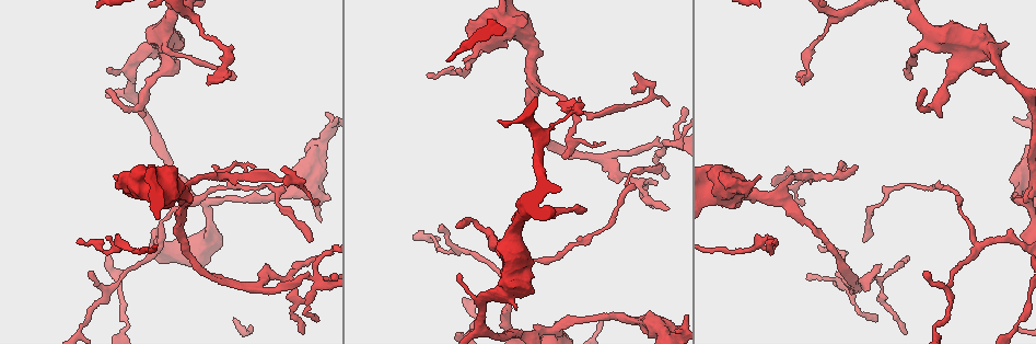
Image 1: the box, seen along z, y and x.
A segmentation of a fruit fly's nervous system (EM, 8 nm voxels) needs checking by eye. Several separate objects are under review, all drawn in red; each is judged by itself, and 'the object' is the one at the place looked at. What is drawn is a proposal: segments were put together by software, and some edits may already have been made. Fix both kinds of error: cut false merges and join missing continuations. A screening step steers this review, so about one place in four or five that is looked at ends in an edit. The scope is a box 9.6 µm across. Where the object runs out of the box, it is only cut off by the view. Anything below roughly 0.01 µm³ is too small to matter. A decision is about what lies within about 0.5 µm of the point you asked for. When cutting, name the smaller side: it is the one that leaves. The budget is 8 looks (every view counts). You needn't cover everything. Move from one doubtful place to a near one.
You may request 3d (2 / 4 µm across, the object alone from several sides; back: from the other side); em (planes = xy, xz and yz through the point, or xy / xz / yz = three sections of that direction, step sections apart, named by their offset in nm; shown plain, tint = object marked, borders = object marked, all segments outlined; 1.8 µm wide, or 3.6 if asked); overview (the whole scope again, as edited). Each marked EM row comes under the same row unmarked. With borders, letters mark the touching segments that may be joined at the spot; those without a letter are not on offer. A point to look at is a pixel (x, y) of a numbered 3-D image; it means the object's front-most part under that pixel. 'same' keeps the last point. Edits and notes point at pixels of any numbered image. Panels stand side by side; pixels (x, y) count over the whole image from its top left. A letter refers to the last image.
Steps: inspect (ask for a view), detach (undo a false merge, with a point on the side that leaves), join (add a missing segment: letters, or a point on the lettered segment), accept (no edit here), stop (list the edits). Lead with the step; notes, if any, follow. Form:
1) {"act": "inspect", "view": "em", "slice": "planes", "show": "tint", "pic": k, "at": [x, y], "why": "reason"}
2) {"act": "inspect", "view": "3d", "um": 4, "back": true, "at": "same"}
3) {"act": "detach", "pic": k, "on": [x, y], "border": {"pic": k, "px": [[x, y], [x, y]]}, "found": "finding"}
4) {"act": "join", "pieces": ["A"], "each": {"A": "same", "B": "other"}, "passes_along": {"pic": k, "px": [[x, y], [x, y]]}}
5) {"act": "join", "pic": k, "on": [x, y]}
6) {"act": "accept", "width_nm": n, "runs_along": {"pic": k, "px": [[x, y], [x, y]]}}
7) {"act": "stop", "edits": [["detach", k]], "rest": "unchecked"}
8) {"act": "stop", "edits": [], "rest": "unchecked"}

{"act": "inspect", "view": "em", "slice": "planes", "show": "borders", "pic": 1, "at": [771, 251], "why": "sharp bend"}

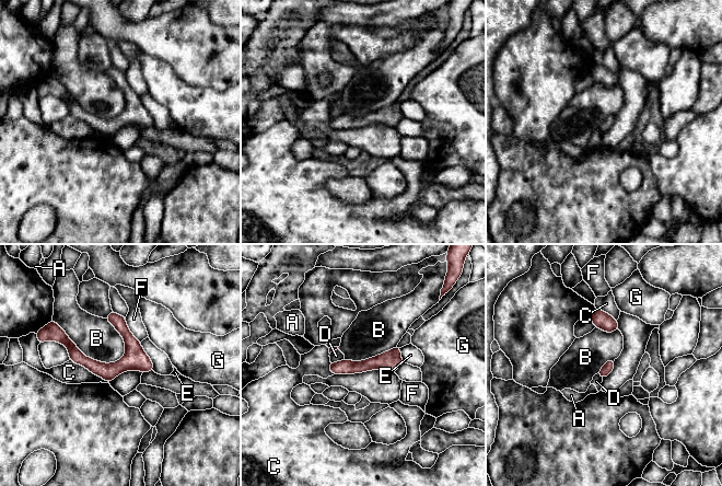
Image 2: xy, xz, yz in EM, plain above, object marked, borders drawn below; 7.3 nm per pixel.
{"act": "accept", "each": {"A": "other", "B": "other", "C": "other", "D": "other", "E": "other", "F": "other", "G": "other"}, "border": {"pic": 2, "px": [[56, 323], [85, 356], [126, 351]]}, "found": "one cell here"}

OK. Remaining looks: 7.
{"act": "inspect", "view": "3d", "um": 4, "pic": 1, "at": [812, 177], "why": "a fork"}

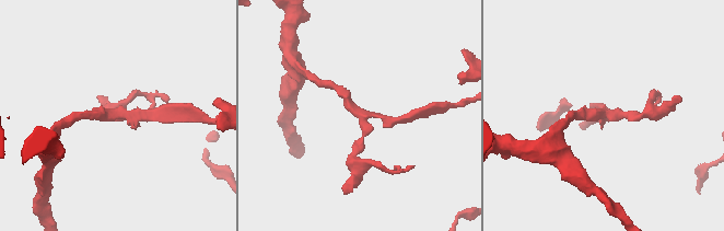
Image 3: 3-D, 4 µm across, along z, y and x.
{"act": "inspect", "view": "em", "slice": "planes", "show": "borders", "pic": 3, "at": [119, 113], "arms": 3}

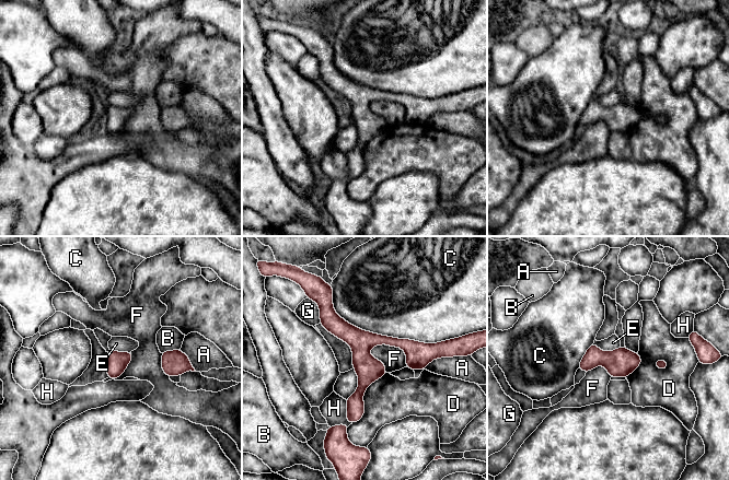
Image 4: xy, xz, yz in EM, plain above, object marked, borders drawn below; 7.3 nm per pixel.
{"act": "accept", "longest_contact_nm": ["C", 900], "each": {"A": "other", "B": "other", "C": "other", "D": "other", "E": "other", "F": "other", "G": "other", "H": "other"}, "runs_along": {"pic": 4, "px": [[322, 309], [357, 339], [430, 353]]}, "found": "one cell here"}

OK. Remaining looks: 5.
{"act": "inspect", "view": "em", "um": 3.6, "slice": "xy", "step": 4, "show": "borders", "pic": 1, "at": [321, 277], "why": "sharp bend"}

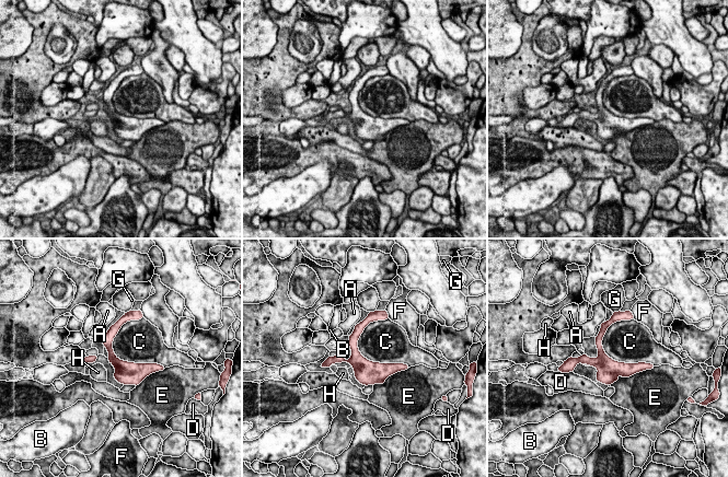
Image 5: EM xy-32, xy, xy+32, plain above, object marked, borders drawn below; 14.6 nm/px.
{"act": "accept", "longest_contact_nm": ["C", 800], "each": {"A": "other", "B": "other", "C": "other", "D": "other", "E": "other", "F": "other", "G": "other", "H": "other"}, "runs_along": {"pic": 5, "px": [[333, 360], [395, 368]]}, "found": "one cell here"}

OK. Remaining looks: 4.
{"act": "inspect", "view": "em", "um": 3.6, "slice": "yz", "step": 8, "show": "tint", "pic": 1, "at": [648, 322]}

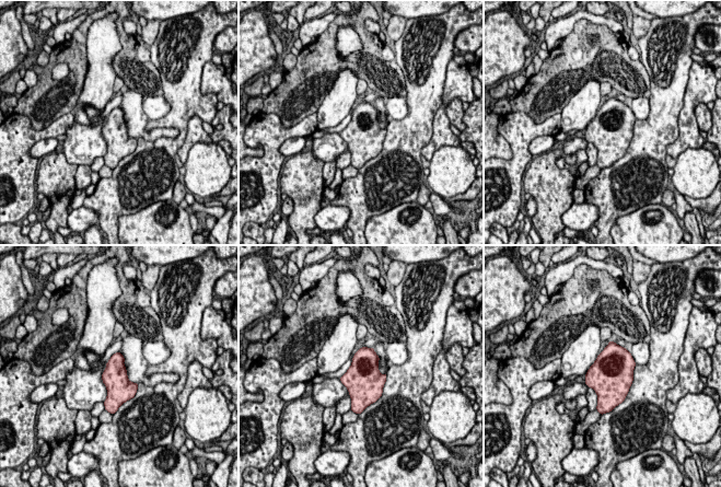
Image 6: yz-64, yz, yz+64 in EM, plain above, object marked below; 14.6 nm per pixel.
{"act": "inspect", "view": "em", "um": 3.6, "slice": "planes", "show": "tint", "at": "same"}

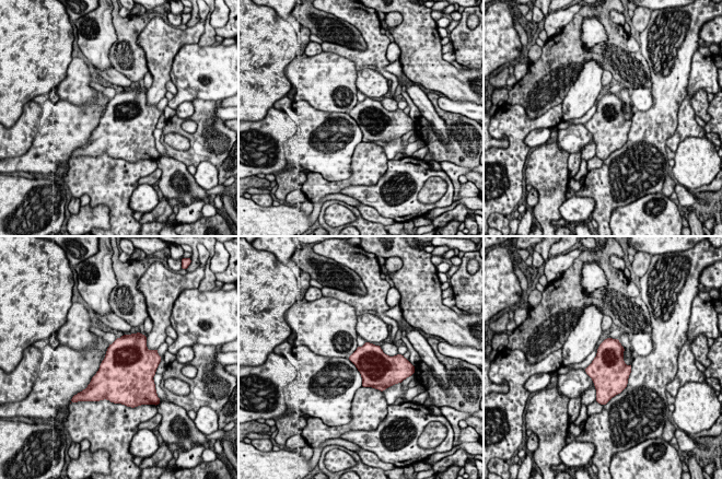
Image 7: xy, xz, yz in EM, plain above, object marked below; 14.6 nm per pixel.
{"act": "inspect", "view": "em", "um": 3.6, "slice": "planes", "show": "borders", "at": "same"}

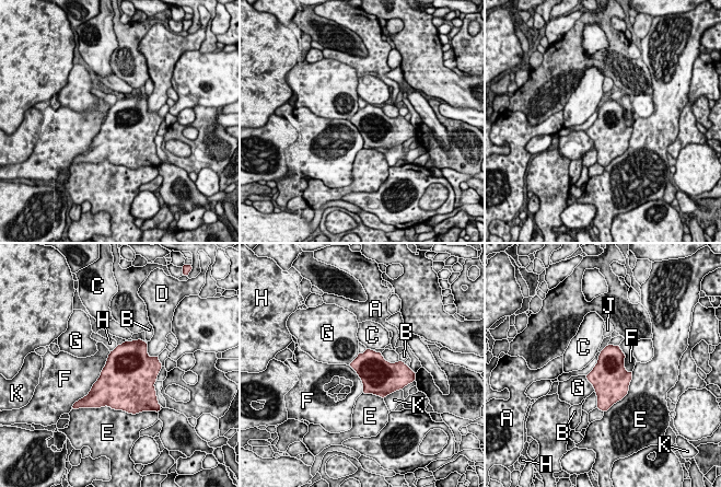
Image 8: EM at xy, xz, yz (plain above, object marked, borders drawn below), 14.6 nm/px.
{"act": "accept", "each": {"A": "other", "B": "other", "C": "other", "D": "other", "E": "other", "F": "other", "G": "other", "H": "other", "J": "other", "K": "other"}, "border": {"pic": 8, "px": [[111, 351], [100, 377], [89, 391]]}, "found": "one cell here"}

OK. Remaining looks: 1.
{"act": "stop", "edits": [], "rest": "unchecked"}

